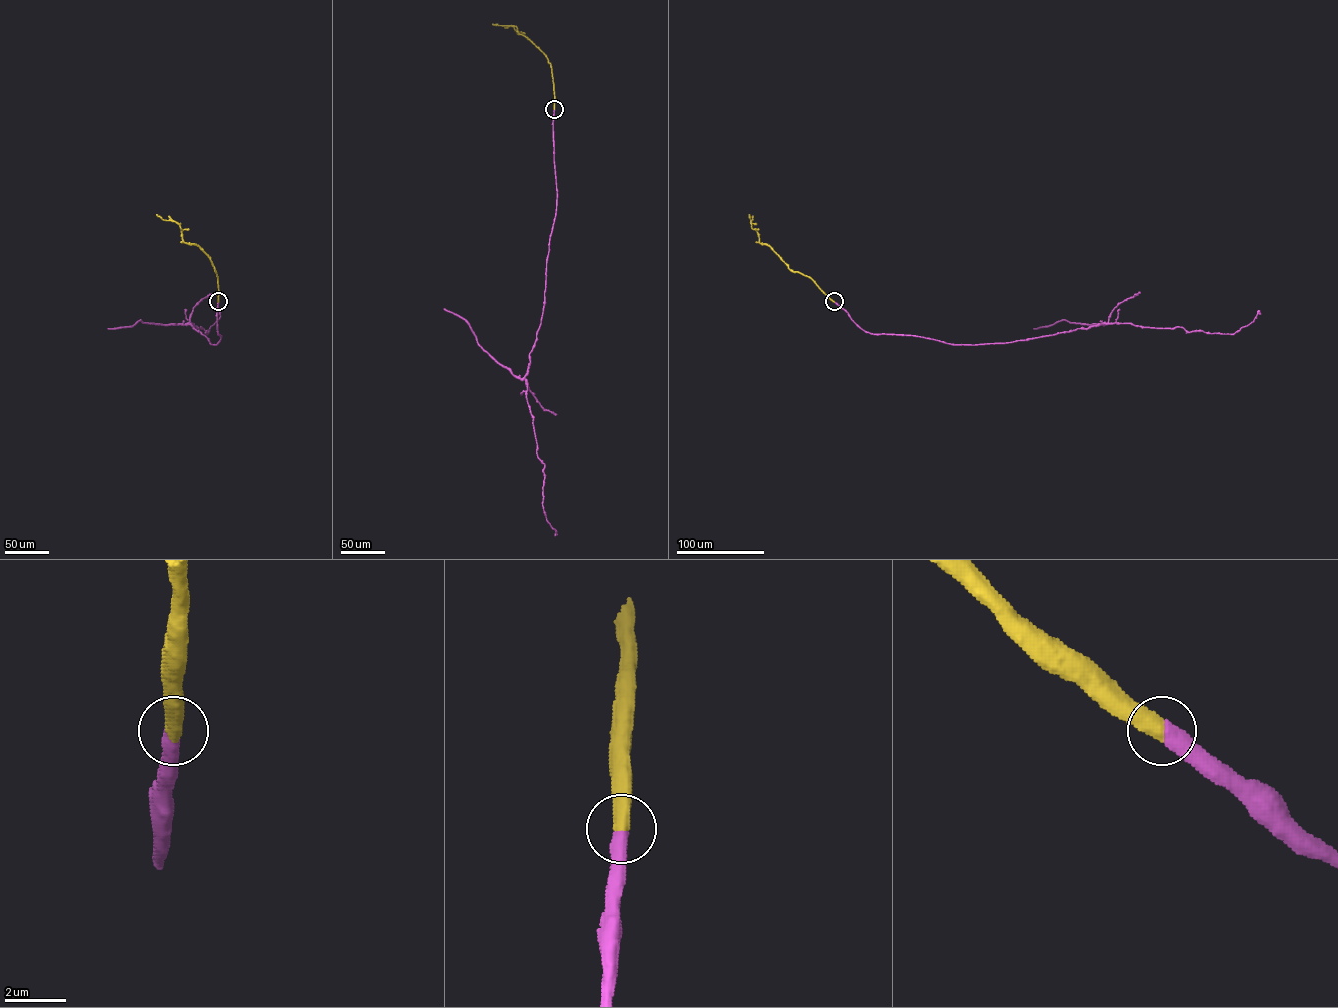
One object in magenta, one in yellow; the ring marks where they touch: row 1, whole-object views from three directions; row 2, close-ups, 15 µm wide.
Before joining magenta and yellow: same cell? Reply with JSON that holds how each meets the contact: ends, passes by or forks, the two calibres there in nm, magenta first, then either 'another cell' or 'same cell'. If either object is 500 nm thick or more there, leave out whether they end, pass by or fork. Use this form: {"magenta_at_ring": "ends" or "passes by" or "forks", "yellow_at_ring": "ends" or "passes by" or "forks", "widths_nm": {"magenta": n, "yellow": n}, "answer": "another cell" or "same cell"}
{"widths_nm": {"magenta": 500, "yellow": 550}, "answer": "same cell"}

